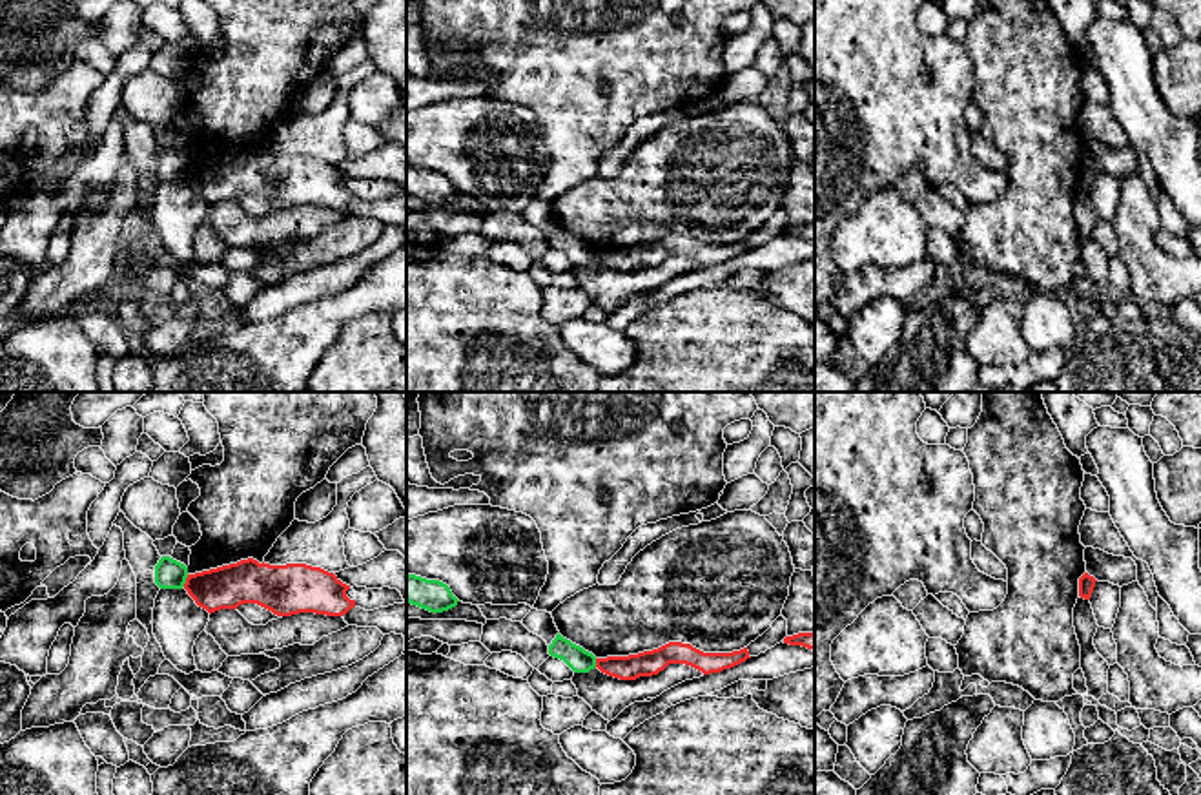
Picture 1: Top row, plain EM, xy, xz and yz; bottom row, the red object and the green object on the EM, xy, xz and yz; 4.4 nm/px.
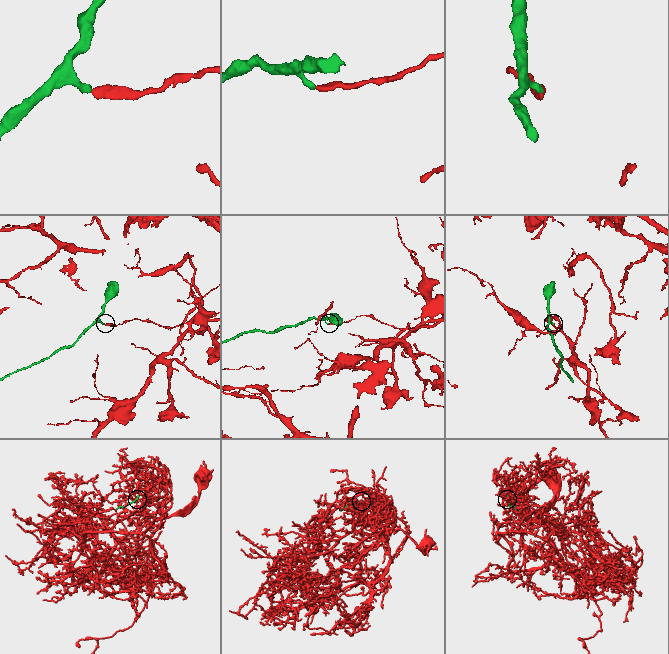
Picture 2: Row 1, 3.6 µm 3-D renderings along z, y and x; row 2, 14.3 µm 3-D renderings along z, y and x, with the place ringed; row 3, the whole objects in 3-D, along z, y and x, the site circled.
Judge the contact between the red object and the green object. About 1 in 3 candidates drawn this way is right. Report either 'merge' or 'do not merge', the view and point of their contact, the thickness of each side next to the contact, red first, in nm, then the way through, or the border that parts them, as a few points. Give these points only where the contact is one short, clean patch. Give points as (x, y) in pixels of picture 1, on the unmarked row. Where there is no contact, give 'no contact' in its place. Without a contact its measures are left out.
do not merge; contact xy (186, 172); calibres 190 and 130 nm; border xy (188, 166), (183, 177)

